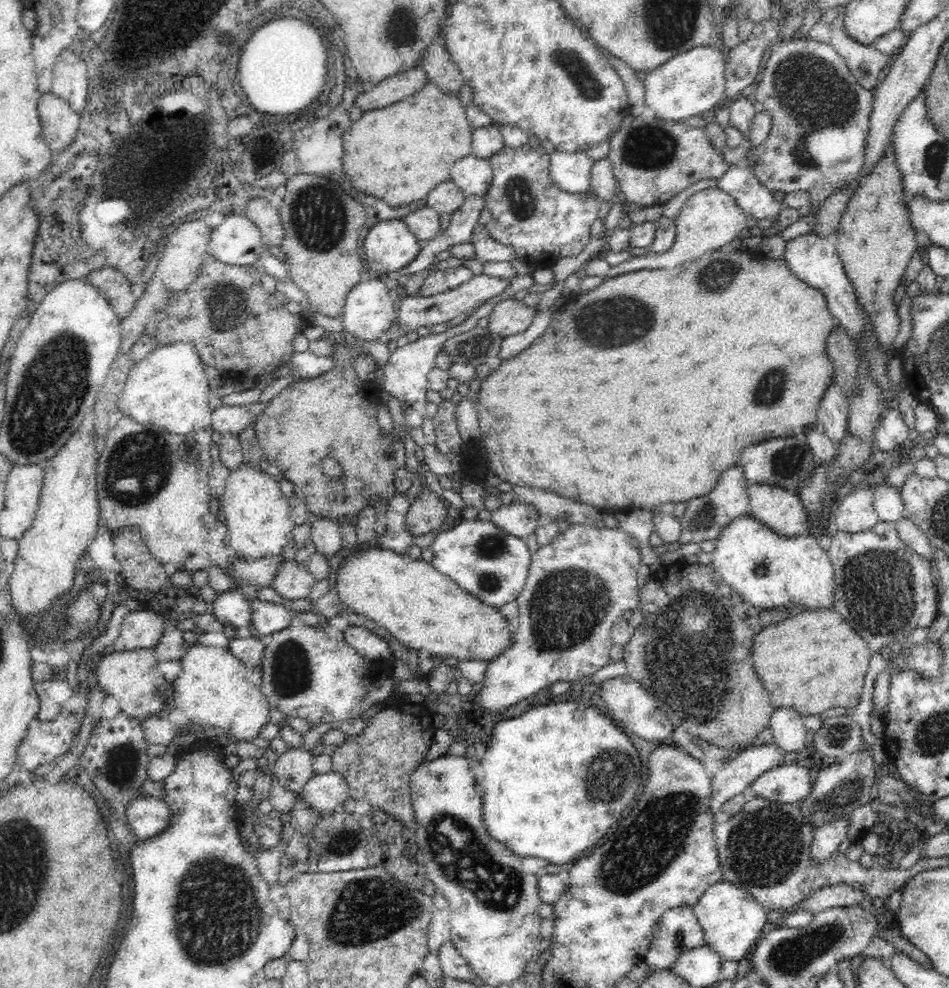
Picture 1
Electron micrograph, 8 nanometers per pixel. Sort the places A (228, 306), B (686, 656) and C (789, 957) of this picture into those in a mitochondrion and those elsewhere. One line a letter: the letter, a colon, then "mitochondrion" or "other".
A: mitochondrion
B: mitochondrion
C: mitochondrion

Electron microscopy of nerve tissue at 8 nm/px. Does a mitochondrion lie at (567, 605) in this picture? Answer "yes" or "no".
yes

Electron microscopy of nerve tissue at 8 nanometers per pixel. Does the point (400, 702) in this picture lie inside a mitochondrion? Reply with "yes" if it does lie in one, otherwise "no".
no

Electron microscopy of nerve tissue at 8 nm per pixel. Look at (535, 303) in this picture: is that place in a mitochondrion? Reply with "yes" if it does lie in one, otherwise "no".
no

